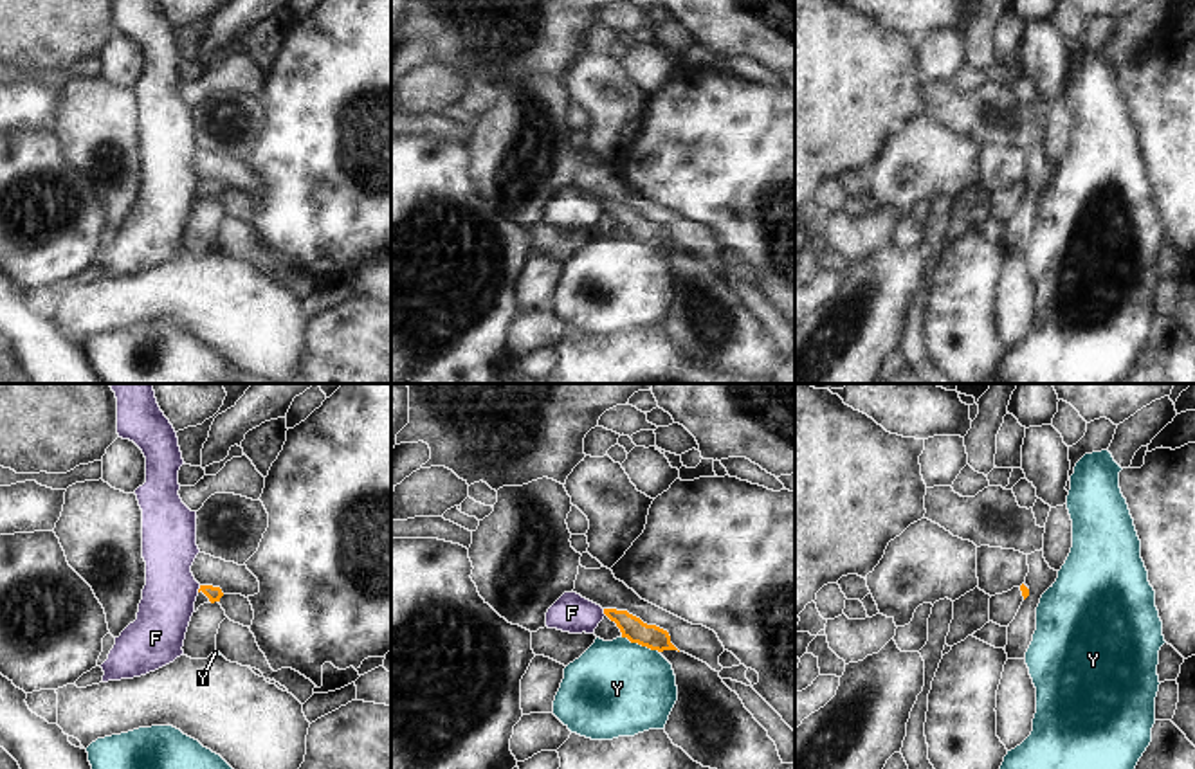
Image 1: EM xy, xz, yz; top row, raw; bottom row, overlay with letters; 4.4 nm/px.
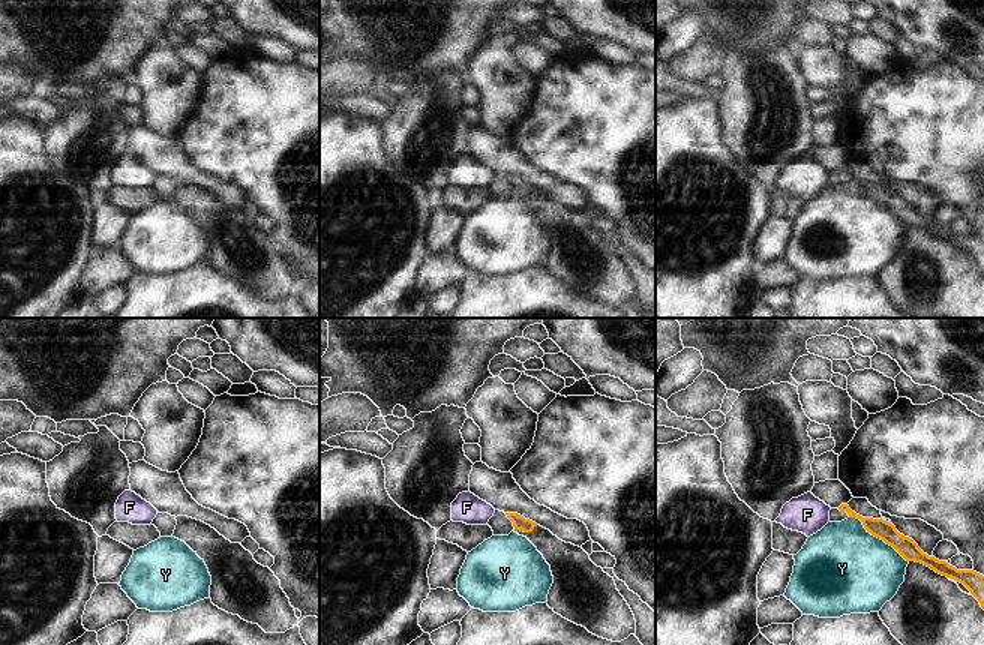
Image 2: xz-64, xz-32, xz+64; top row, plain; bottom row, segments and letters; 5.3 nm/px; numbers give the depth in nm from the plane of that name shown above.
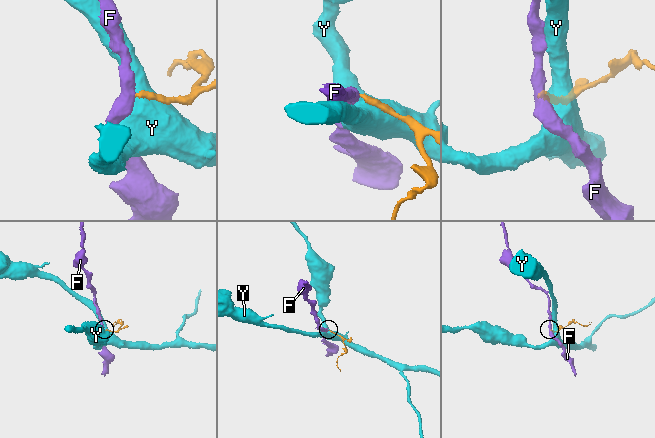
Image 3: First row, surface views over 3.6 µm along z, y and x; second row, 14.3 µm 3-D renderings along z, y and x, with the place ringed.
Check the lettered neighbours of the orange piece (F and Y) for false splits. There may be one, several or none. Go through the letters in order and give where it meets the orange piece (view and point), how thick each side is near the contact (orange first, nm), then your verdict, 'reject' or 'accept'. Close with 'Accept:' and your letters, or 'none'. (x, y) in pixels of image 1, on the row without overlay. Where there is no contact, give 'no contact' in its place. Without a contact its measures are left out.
F: xy (199, 186) | 60/240 nm | reject
Y: xz (640, 240) | 110/440 nm | reject
Accept: none

